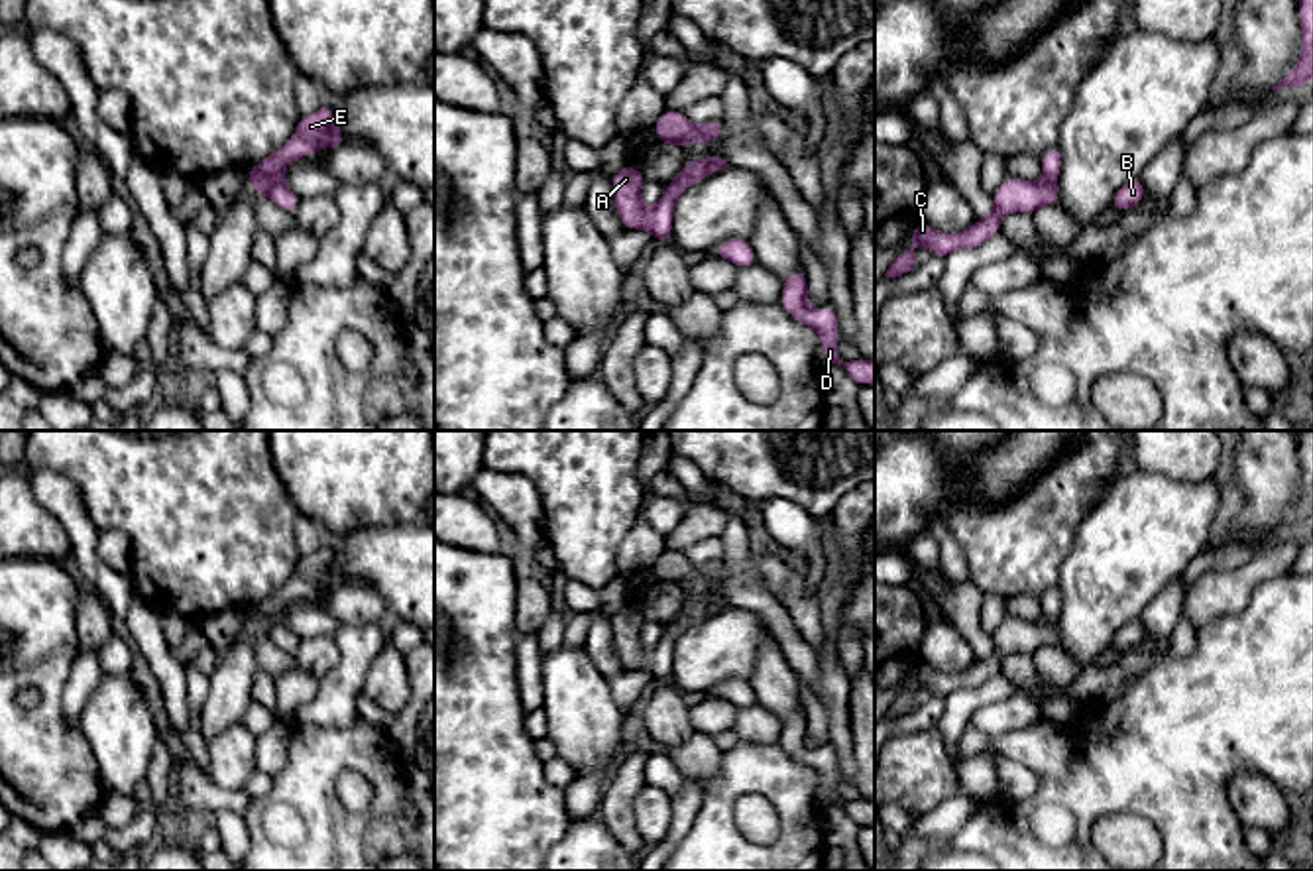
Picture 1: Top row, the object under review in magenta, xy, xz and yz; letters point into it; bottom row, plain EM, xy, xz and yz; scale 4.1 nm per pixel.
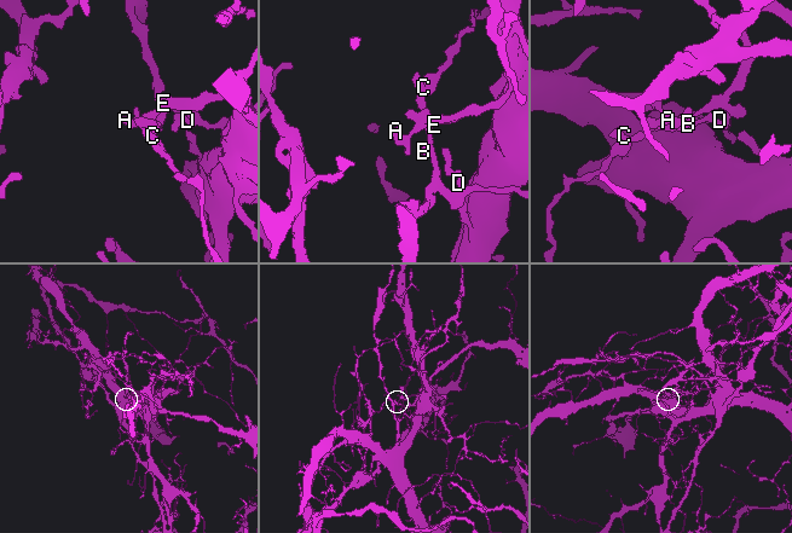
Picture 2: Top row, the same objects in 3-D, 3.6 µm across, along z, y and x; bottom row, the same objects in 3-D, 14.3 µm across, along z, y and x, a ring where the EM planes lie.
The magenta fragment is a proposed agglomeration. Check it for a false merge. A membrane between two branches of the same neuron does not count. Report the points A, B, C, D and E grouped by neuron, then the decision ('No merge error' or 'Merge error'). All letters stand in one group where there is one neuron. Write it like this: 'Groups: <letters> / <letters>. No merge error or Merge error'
Groups: A E / B C D. Merge error

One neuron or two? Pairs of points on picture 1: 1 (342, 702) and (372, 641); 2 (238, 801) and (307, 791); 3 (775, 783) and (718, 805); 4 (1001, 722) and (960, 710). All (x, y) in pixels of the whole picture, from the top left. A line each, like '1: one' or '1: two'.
1: one
2: two
3: one
4: two

